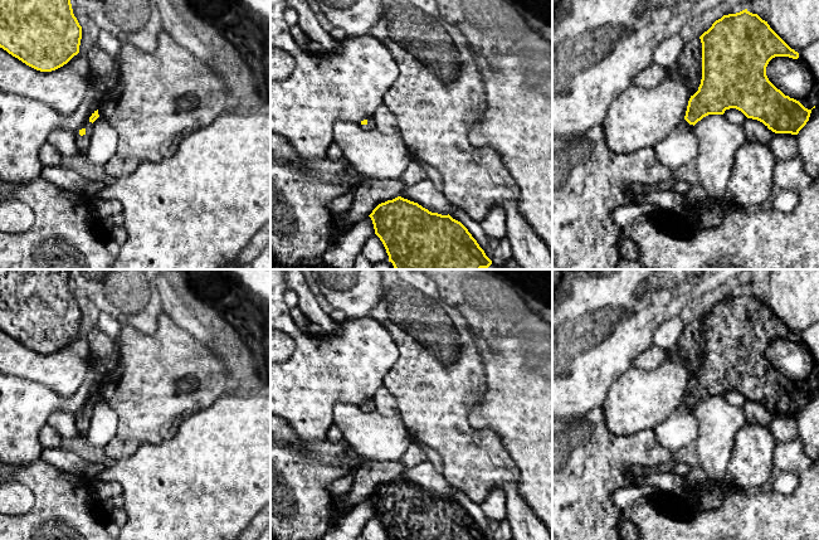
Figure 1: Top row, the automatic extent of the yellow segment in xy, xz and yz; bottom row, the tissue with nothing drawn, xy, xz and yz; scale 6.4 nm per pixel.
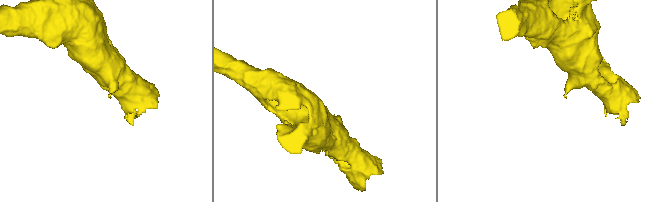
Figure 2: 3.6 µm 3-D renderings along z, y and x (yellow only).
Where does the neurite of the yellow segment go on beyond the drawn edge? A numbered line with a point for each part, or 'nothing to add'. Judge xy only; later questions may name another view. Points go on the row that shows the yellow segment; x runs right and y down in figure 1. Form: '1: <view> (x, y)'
1: xy (83, 141)

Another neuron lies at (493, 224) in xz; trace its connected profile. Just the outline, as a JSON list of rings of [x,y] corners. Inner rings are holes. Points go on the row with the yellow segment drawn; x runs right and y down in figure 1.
[[[498,206],[492,208],[481,224],[488,238],[501,240],[508,237],[506,217],[503,210]]]

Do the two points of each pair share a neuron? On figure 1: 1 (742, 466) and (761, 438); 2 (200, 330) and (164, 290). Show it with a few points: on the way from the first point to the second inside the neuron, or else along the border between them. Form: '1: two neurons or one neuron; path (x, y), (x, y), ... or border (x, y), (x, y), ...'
1: one neuron; path (749, 460), (755, 444)
2: one neuron; path (189, 322), (170, 301)

